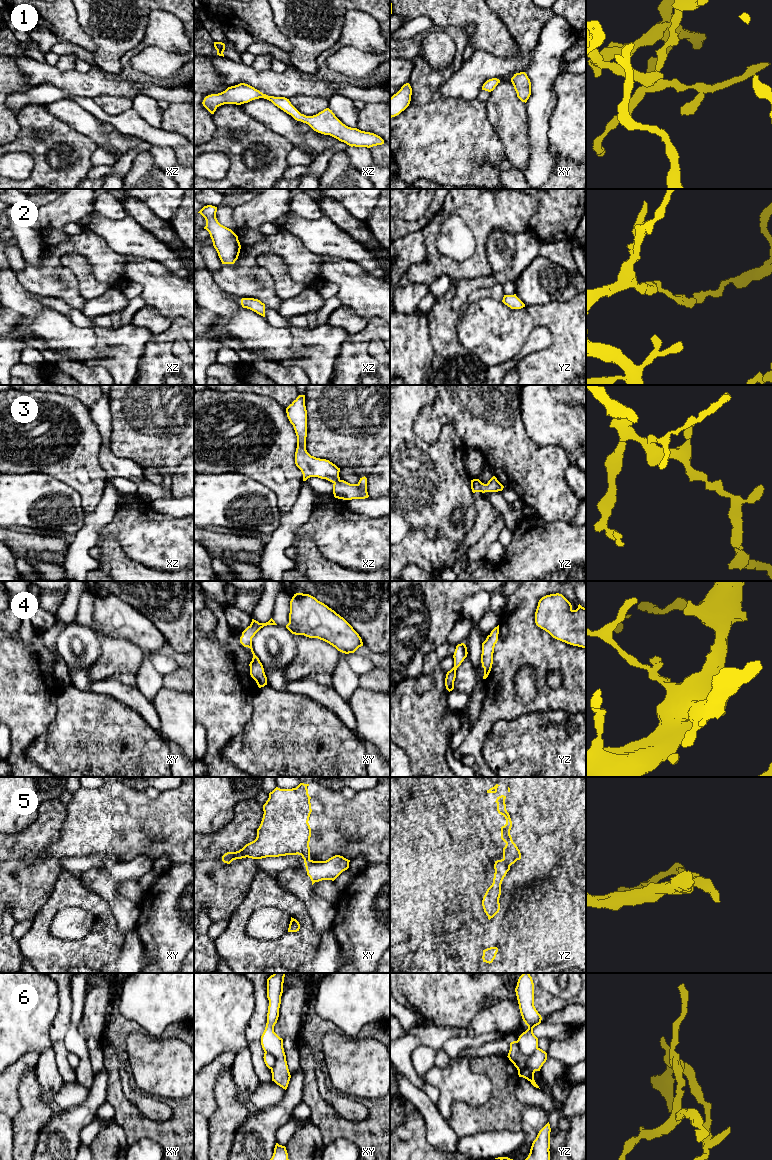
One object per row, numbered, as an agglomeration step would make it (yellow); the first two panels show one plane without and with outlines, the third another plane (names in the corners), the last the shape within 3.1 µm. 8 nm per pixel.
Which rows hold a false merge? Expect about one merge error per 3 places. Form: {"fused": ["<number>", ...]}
{"fused": ["5", "6"]}

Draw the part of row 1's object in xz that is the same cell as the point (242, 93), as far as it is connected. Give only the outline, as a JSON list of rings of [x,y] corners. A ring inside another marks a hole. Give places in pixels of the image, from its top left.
[[[240,83],[228,87],[225,91],[218,94],[211,94],[204,98],[202,104],[211,113],[224,104],[241,105],[252,100],[264,98],[271,101],[275,106],[291,115],[295,120],[308,124],[314,131],[330,135],[341,142],[353,147],[373,147],[384,144],[384,140],[370,132],[361,131],[343,124],[330,110],[324,109],[313,116],[301,114],[285,97],[274,97],[263,94],[254,87]]]

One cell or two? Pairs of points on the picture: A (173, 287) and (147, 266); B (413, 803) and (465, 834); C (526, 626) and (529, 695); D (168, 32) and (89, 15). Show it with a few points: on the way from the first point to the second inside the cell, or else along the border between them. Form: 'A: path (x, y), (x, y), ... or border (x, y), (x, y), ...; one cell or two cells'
A: path (167, 286), (153, 272); one cell
B: path (426, 806), (452, 829); one cell
C: border (522, 666), (533, 668), (537, 688); two cells
D: border (155, 10), (148, 16), (145, 36), (133, 47); two cells

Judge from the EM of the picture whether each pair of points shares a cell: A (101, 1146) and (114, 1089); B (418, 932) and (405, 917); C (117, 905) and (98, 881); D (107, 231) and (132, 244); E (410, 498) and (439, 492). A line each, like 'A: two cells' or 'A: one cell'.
A: two cells
B: two cells
C: one cell
D: one cell
E: one cell

